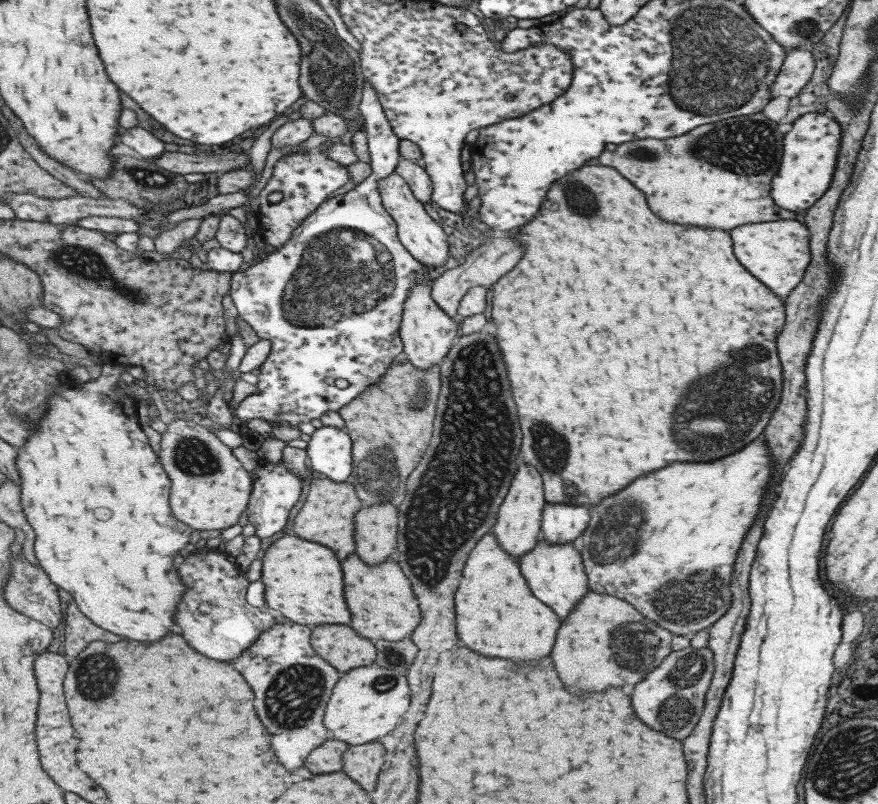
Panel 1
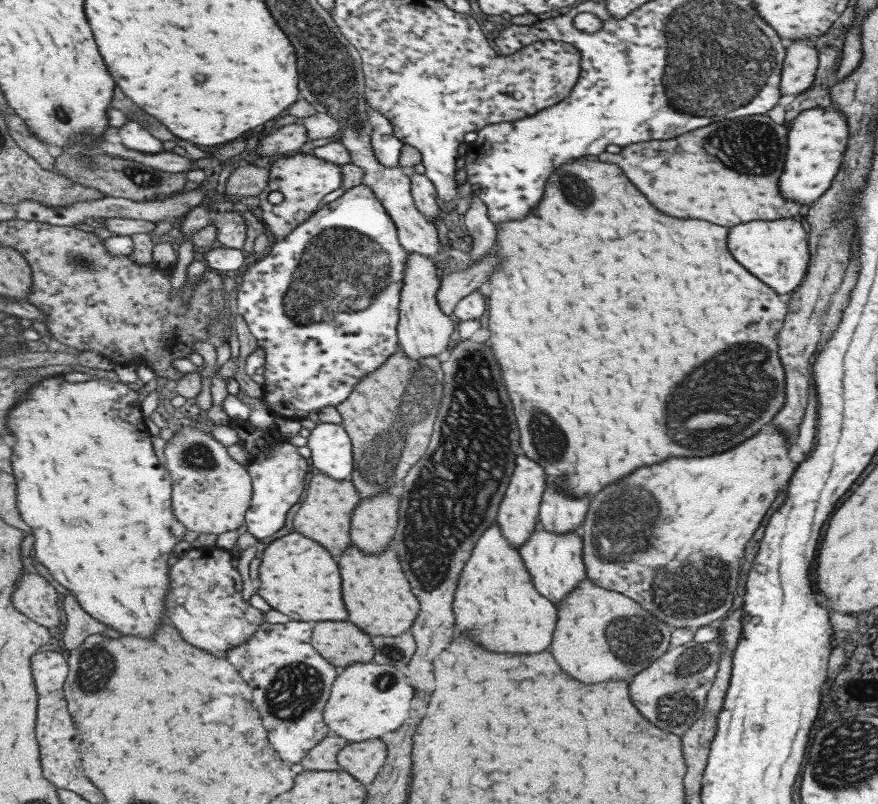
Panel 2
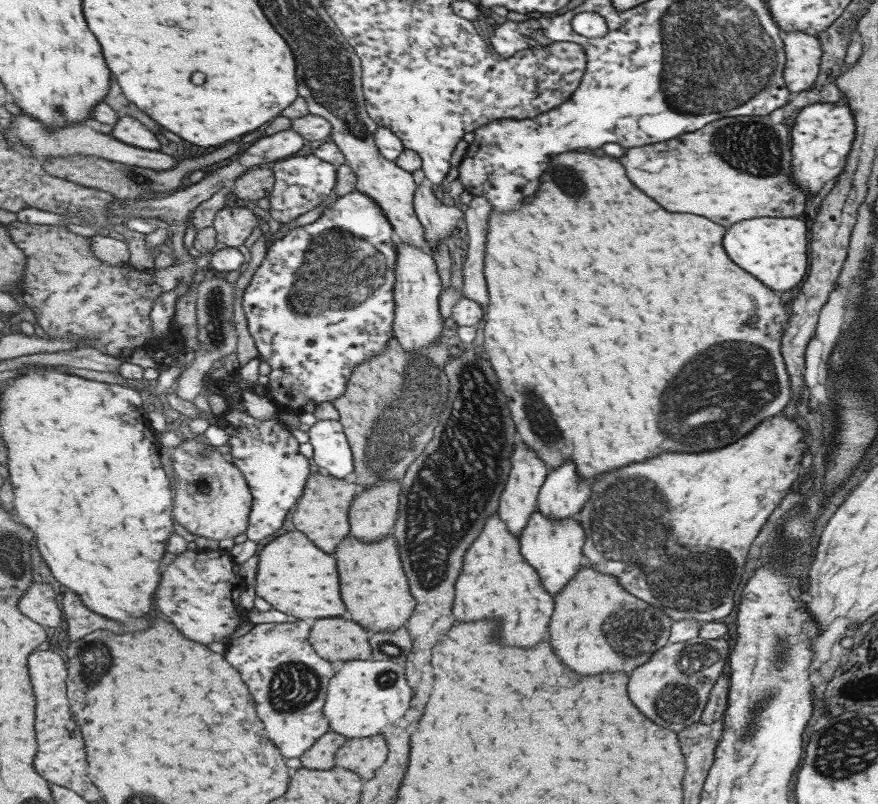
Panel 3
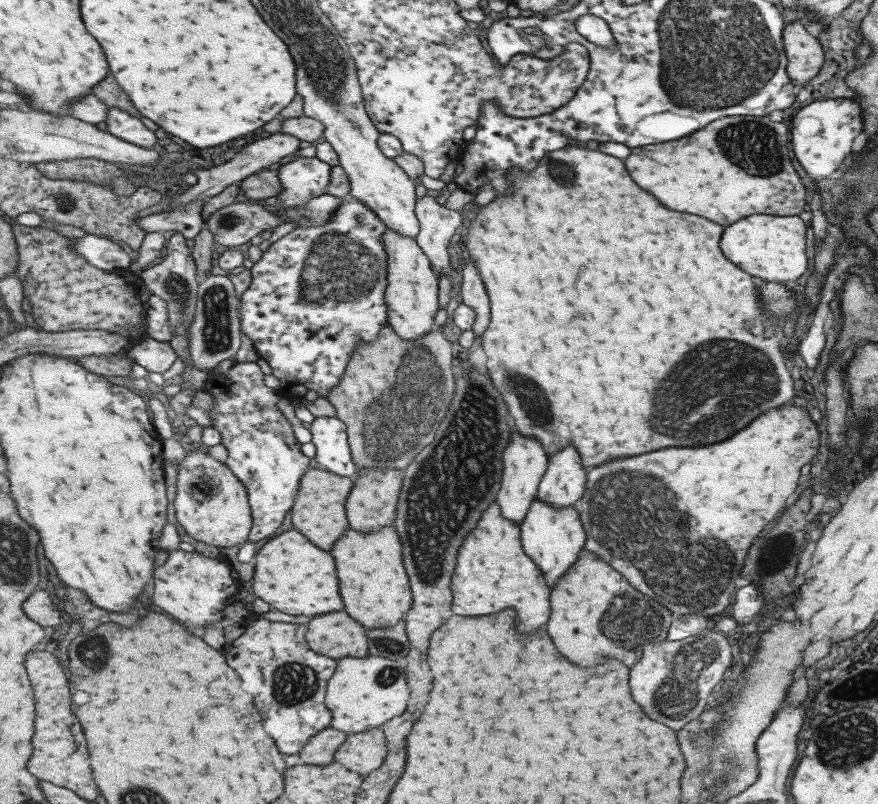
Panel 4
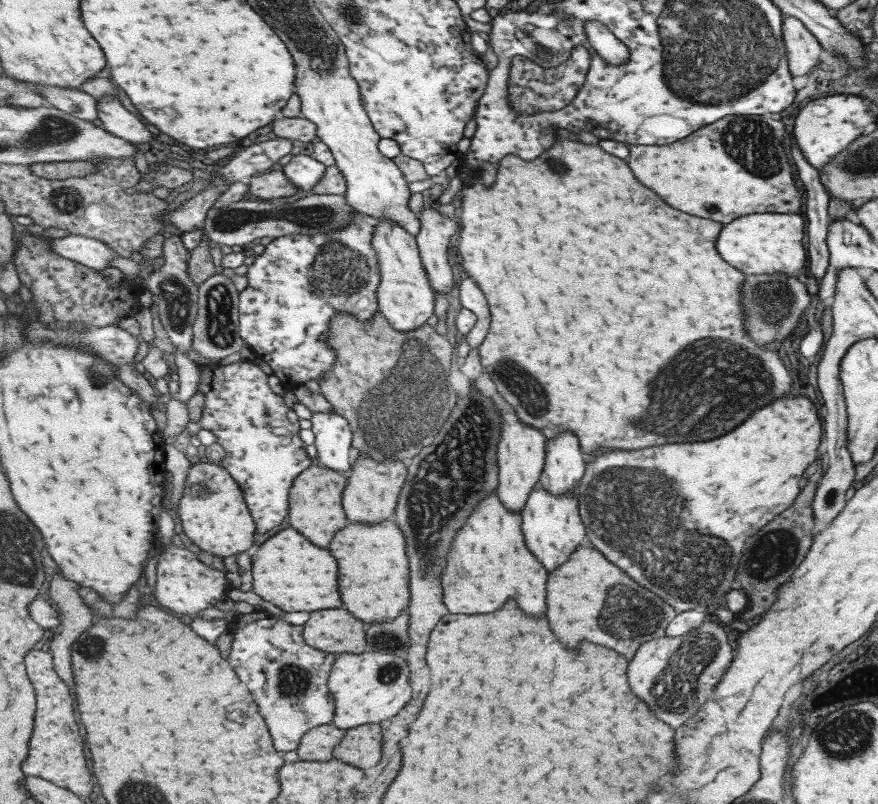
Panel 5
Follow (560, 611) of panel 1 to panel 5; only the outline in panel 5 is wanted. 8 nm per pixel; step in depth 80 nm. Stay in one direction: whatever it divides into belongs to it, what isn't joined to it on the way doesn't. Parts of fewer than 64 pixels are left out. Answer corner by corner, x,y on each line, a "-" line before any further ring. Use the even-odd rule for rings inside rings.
535,484
520,510
520,529
527,550
544,566
547,574
562,565
575,547
586,541
585,527
578,515
577,501
571,494
551,496

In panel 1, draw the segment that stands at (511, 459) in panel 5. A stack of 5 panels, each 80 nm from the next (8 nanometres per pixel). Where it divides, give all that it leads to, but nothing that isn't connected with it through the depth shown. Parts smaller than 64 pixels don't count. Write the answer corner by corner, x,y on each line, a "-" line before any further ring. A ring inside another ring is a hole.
521,464
511,480
511,492
507,492
507,500
503,500
503,504
499,506
499,520
495,522
493,534
502,549
514,556
517,562
541,538
541,513
546,503
542,486
539,472
527,464

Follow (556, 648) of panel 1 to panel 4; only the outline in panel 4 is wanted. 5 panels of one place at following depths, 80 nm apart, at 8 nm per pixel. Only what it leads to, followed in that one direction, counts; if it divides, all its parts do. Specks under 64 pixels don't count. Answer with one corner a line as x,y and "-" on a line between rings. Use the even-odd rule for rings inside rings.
585,549
578,552
577,560
549,589
551,612
545,626
547,634
557,652
581,668
601,662
603,654
630,667
639,660
644,644
666,639
670,622
675,617
661,603
635,590
611,565

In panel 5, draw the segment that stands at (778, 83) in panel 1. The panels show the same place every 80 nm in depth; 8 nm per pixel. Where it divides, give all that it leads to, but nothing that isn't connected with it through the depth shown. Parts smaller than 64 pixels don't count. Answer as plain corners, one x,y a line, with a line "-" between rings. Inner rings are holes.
787,16
782,20
782,41
786,48
786,59
790,75
803,76
811,66
818,63
823,53
817,39
797,18

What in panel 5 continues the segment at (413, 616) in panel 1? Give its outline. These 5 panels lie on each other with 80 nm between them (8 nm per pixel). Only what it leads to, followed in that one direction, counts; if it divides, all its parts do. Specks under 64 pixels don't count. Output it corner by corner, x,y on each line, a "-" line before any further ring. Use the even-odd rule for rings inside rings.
395,516
383,524
347,523
342,530
331,542
331,554
339,556
339,586
343,592
343,602
355,618
365,622
395,620
411,602
407,541

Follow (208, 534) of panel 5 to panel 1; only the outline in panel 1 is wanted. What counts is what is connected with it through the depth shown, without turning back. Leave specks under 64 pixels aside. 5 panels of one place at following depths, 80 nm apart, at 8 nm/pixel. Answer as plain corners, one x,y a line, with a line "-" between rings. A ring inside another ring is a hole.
179,419
161,434
160,460
171,477
170,505
174,516
195,530
225,530
239,524
254,493
252,474
213,431

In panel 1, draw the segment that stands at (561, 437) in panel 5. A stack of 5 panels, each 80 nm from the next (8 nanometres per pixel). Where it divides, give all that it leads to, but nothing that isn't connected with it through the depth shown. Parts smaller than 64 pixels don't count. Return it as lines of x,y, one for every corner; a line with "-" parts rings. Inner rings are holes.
545,503
541,513
541,539
547,543
573,542
590,519
589,506

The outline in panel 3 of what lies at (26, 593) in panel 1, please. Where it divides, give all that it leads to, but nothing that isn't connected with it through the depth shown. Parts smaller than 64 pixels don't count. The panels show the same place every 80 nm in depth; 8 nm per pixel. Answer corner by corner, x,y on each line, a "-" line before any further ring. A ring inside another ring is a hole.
33,583
33,588
21,600
23,614
44,627
56,628
63,622
64,612
59,608
57,592
49,583

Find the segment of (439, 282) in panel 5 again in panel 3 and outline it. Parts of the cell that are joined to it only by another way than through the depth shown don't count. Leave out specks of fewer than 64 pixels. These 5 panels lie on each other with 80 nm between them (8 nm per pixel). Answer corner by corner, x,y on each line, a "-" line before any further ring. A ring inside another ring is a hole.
427,180
417,187
414,207
426,229
426,240
431,246
430,252
448,236
459,236
457,220
462,218
463,212
454,205
440,202

